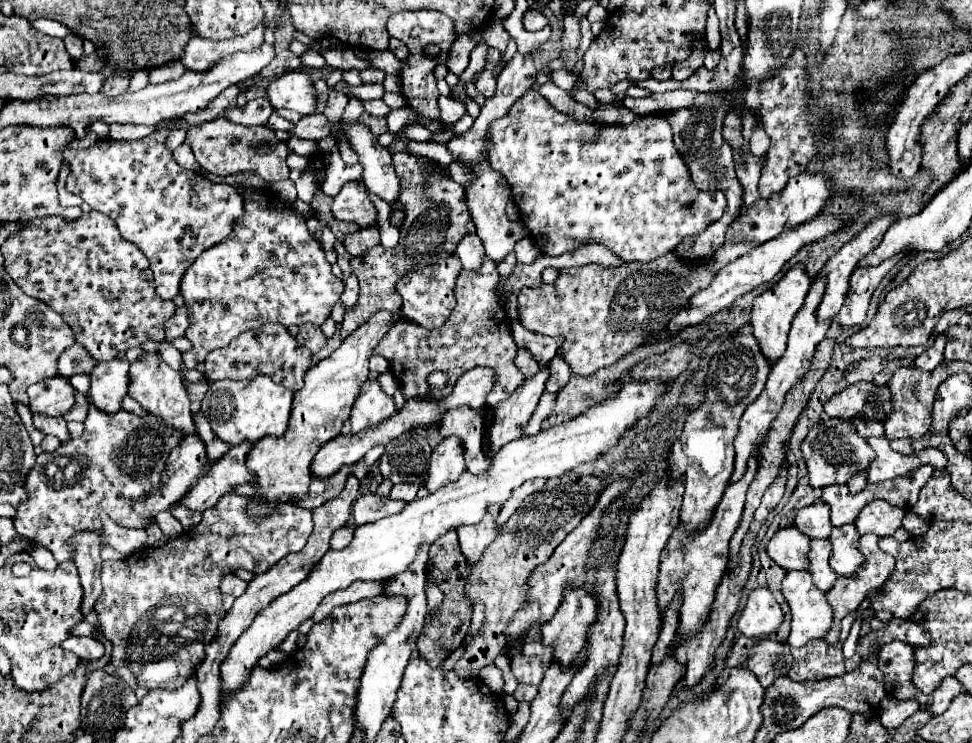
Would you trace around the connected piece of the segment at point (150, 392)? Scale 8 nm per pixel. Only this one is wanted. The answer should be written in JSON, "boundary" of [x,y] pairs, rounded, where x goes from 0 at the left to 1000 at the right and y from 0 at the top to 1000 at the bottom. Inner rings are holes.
{"boundary":[[[153,475],[145,480],[141,489],[133,497],[133,532],[145,542],[147,550],[151,550],[155,559],[166,564],[172,575],[186,580],[186,585],[203,585],[197,550],[194,550],[194,532],[190,526],[188,510],[184,499],[178,499],[162,475]]]}

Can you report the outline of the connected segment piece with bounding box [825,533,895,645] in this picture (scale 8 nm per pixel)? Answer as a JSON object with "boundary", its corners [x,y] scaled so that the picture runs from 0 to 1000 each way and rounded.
{"boundary":[[[888,720],[884,725],[884,736],[886,736],[886,744],[890,747],[890,763],[886,763],[886,769],[882,769],[882,774],[873,774],[873,777],[861,777],[859,787],[855,790],[855,795],[851,798],[851,809],[853,814],[857,817],[857,838],[855,838],[855,847],[851,849],[849,855],[849,863],[853,868],[859,868],[863,863],[863,847],[865,847],[865,833],[869,828],[873,828],[876,822],[880,822],[884,817],[884,812],[890,806],[890,801],[896,795],[896,793],[902,793],[910,785],[910,779],[917,774],[917,769],[921,766],[921,752],[913,744],[908,744],[902,734],[902,720]]]}

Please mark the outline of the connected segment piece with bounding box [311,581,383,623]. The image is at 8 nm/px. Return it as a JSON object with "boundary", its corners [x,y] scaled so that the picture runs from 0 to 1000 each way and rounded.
{"boundary":[[[367,782],[367,785],[361,785],[357,793],[351,793],[351,795],[345,795],[343,801],[336,801],[326,822],[322,825],[322,836],[324,838],[330,838],[330,833],[334,833],[341,820],[349,817],[349,814],[357,814],[357,812],[365,812],[365,809],[371,809],[371,806],[378,806],[378,803],[388,803],[392,801],[392,793],[394,787],[390,782]]]}

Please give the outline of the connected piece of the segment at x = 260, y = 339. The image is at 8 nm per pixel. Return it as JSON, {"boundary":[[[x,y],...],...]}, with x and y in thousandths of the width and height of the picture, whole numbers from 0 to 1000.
{"boundary":[[[271,435],[269,440],[260,445],[252,445],[252,451],[244,451],[236,462],[236,467],[229,467],[217,472],[211,483],[211,507],[215,513],[223,510],[260,510],[264,505],[277,505],[285,518],[291,518],[293,524],[306,526],[312,521],[312,507],[320,494],[320,480],[310,462],[289,435]]]}

